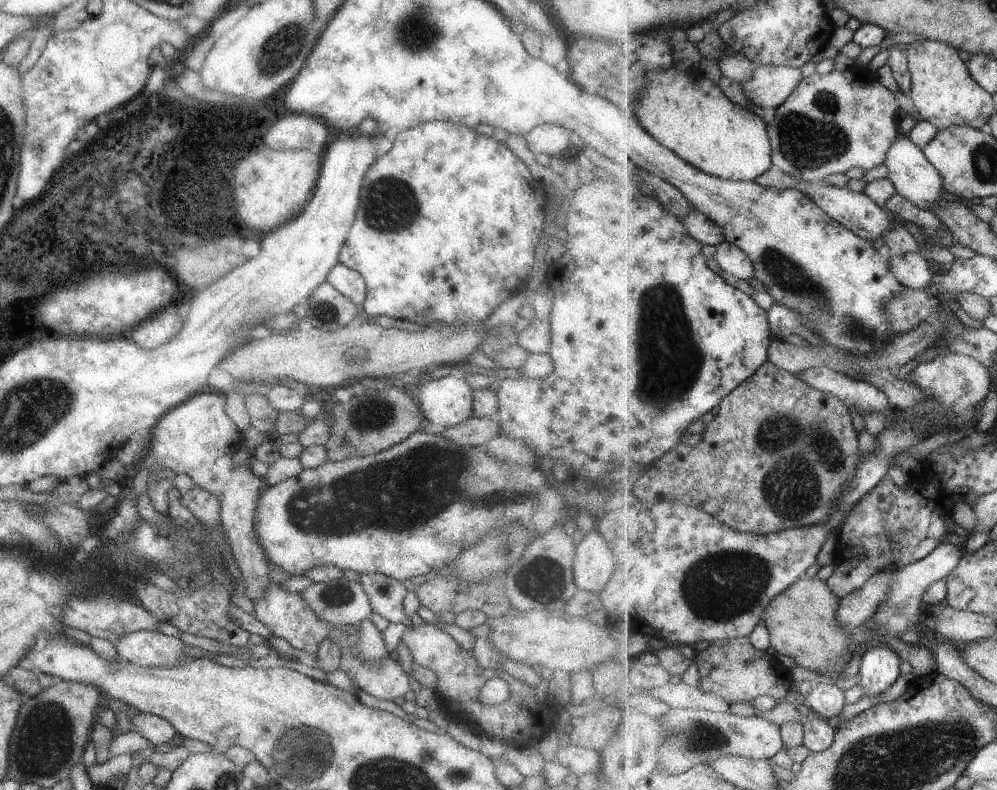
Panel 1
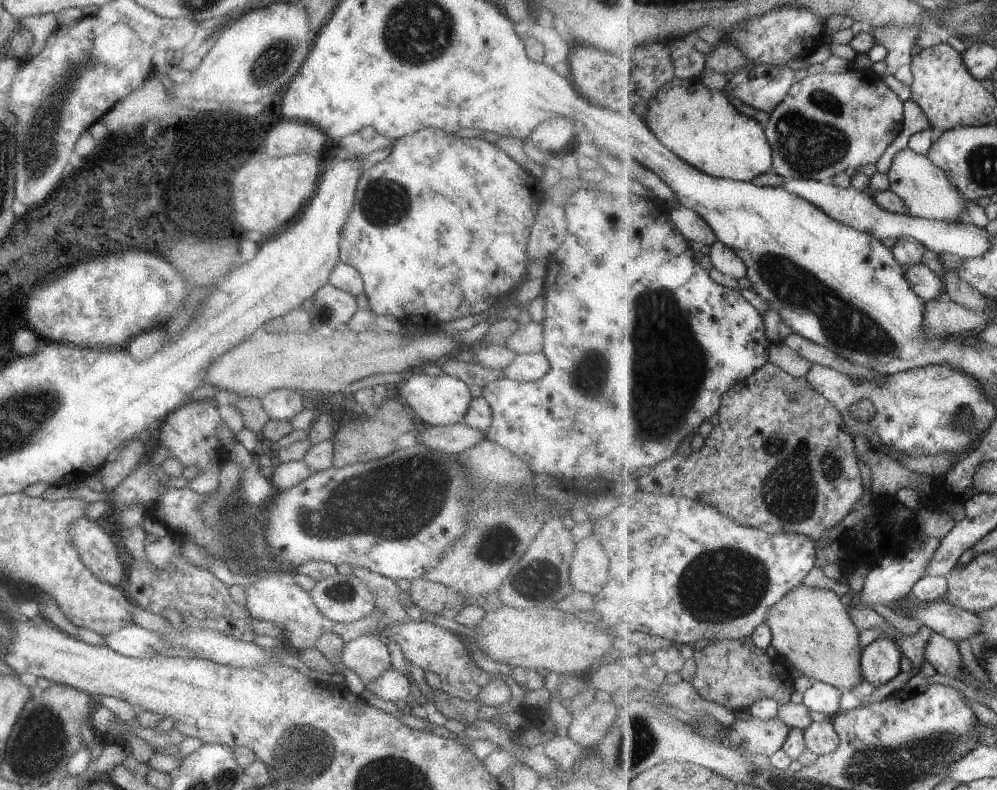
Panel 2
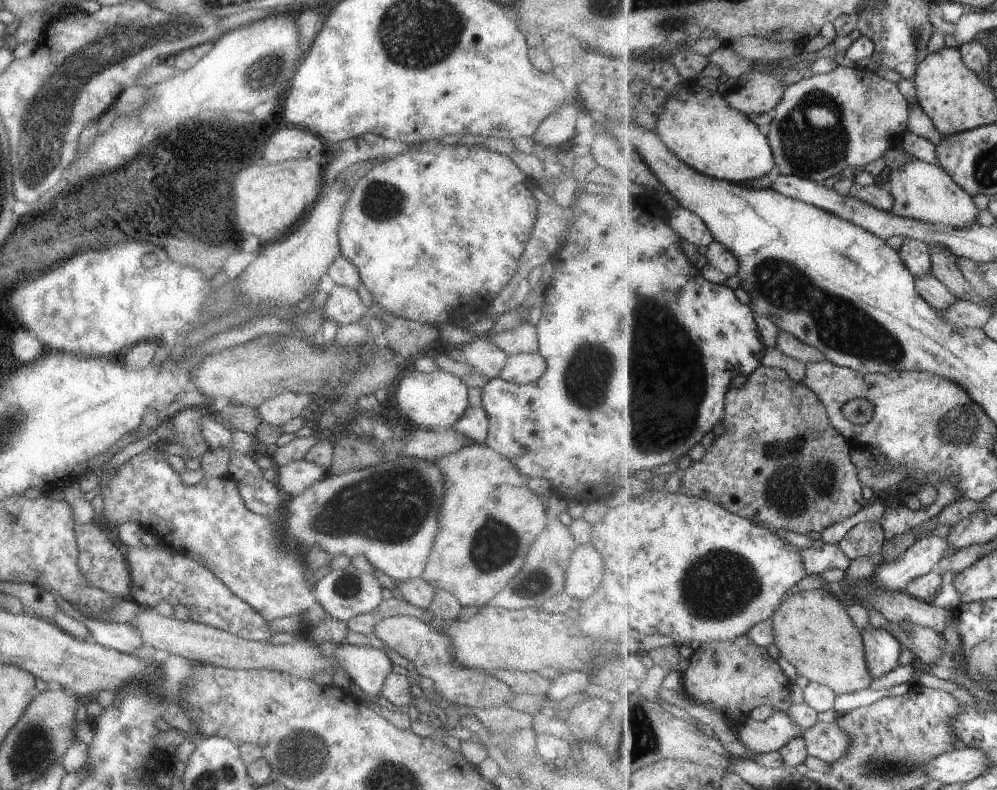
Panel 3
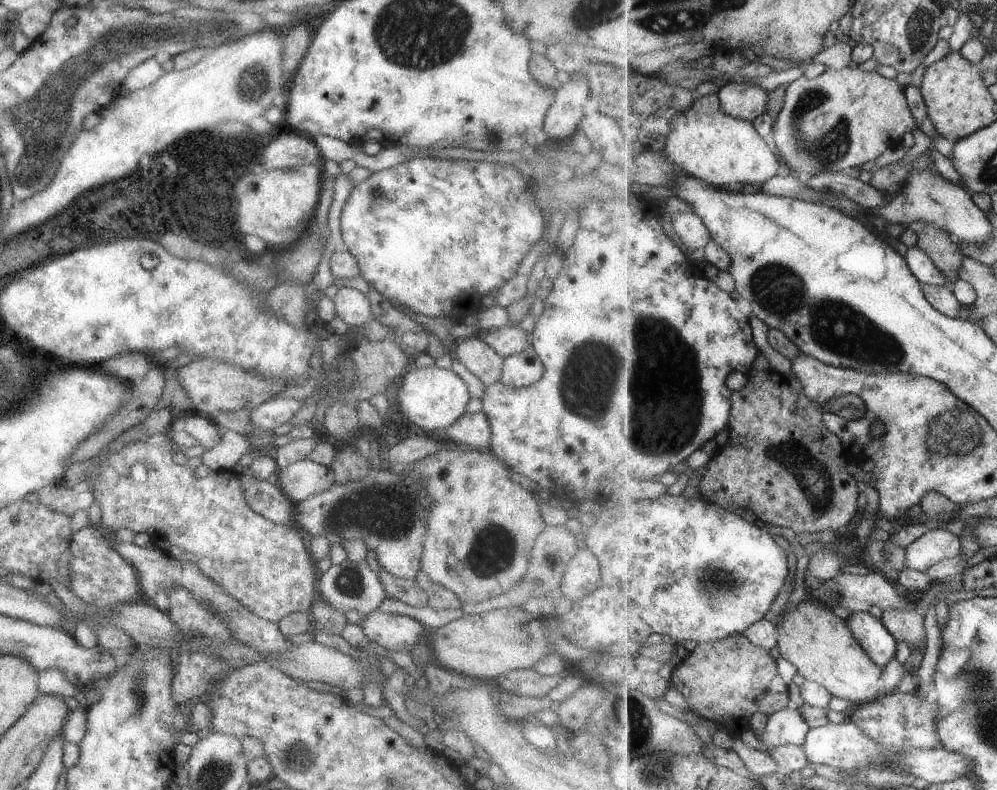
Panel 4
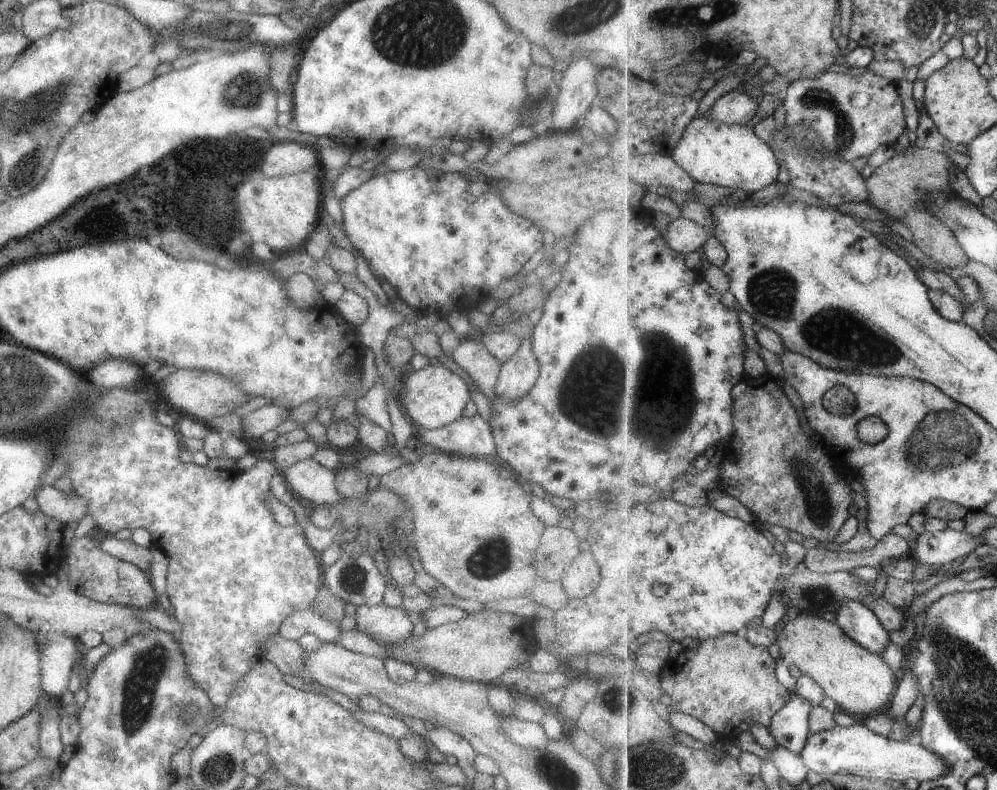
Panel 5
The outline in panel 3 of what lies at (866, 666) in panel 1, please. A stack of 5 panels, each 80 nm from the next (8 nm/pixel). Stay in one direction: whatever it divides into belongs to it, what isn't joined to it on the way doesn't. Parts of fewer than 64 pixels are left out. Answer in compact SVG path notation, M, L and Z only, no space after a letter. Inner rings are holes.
M869 623L861 628L860 633L866 647L866 659L873 678L881 678L899 666L903 648L895 636L889 634L883 626L873 628Z

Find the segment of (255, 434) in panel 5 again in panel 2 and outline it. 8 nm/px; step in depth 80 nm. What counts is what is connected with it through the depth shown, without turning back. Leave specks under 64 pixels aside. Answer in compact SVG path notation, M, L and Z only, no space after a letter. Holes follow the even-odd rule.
M291 389L270 390L260 398L260 405L270 419L291 420L304 409L304 396Z

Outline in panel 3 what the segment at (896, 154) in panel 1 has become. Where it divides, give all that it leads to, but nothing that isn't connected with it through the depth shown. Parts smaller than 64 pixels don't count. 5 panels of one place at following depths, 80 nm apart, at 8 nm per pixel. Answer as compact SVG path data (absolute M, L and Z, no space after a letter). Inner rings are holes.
M915 157L907 159L891 170L888 189L895 197L895 206L891 213L896 215L933 224L951 225L955 229L964 229L977 224L979 208L975 206L972 196L937 163L929 164Z

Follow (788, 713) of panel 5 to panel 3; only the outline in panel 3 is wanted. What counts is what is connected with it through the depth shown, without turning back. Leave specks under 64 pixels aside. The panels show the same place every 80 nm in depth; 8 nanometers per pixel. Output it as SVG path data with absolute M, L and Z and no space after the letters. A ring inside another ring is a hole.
M779 712L765 722L749 717L747 722L735 728L740 742L754 753L775 752L791 740L801 738L803 730L791 716Z

